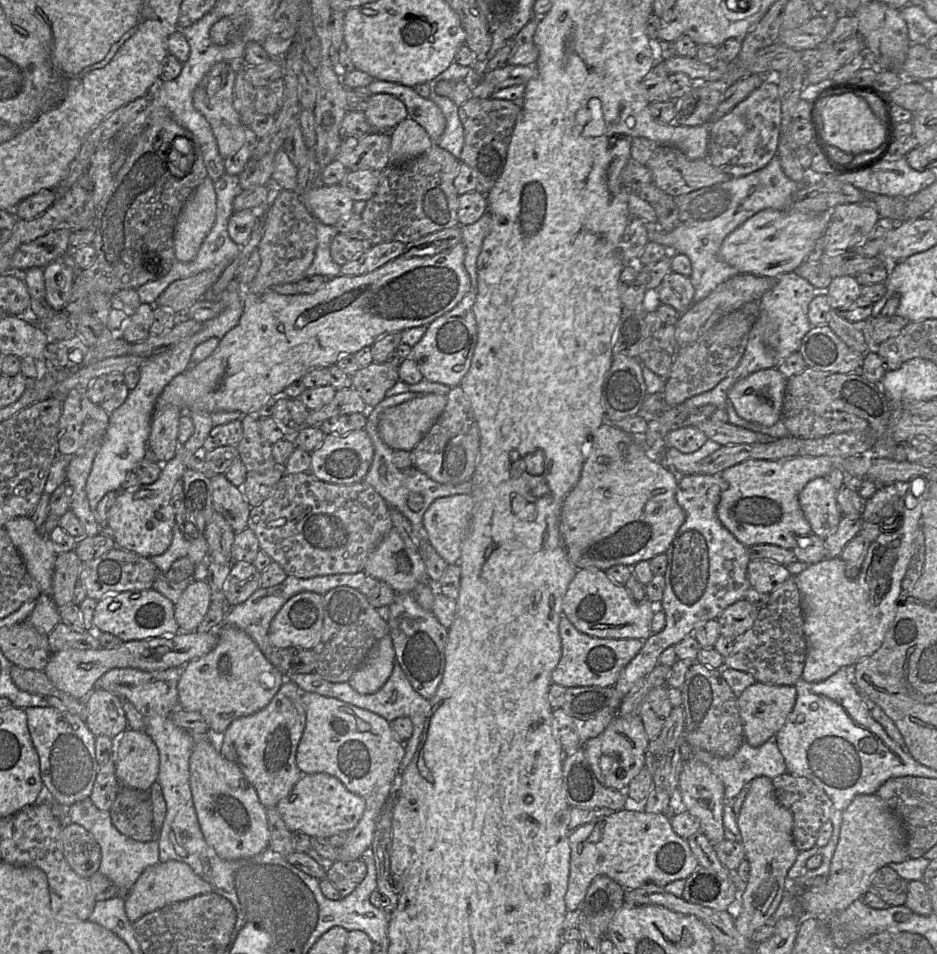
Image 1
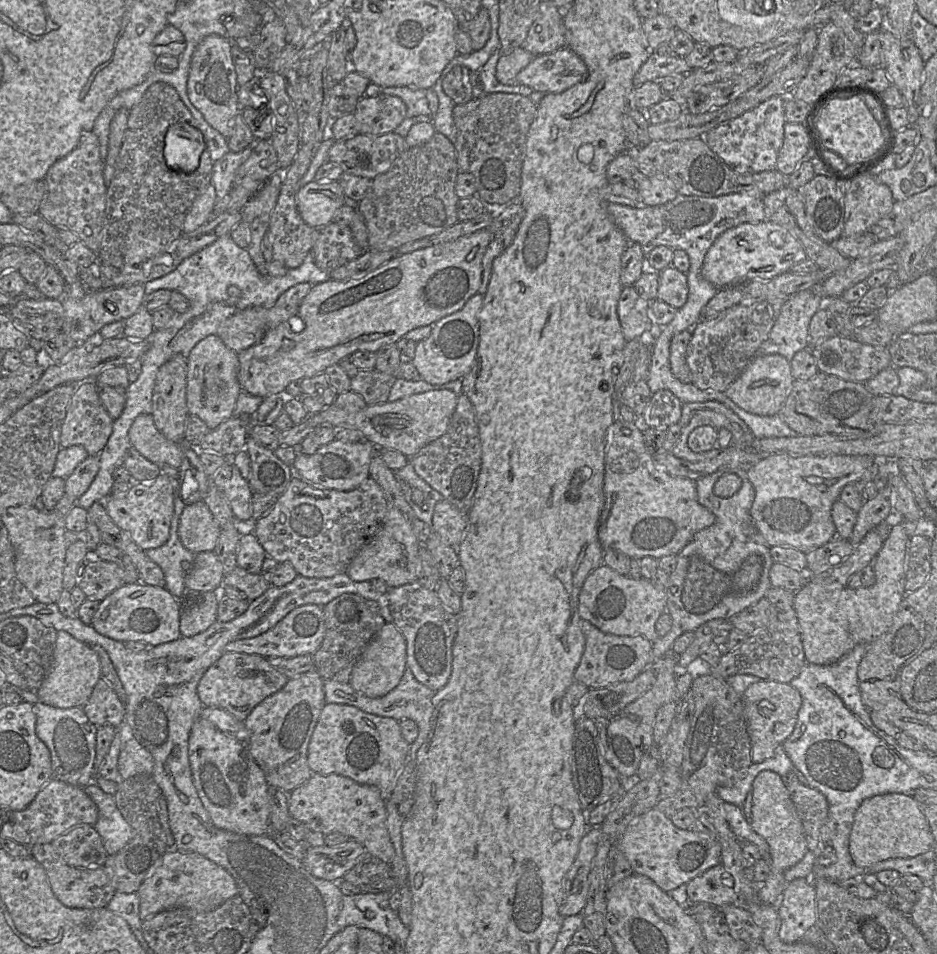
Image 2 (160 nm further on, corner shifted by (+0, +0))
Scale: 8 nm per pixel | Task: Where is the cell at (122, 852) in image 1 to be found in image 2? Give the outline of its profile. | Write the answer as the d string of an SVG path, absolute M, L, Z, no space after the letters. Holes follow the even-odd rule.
M95 782L84 787L85 793L98 809L95 830L102 838L108 856L118 853L135 836L135 830L118 810L114 795L105 793Z

